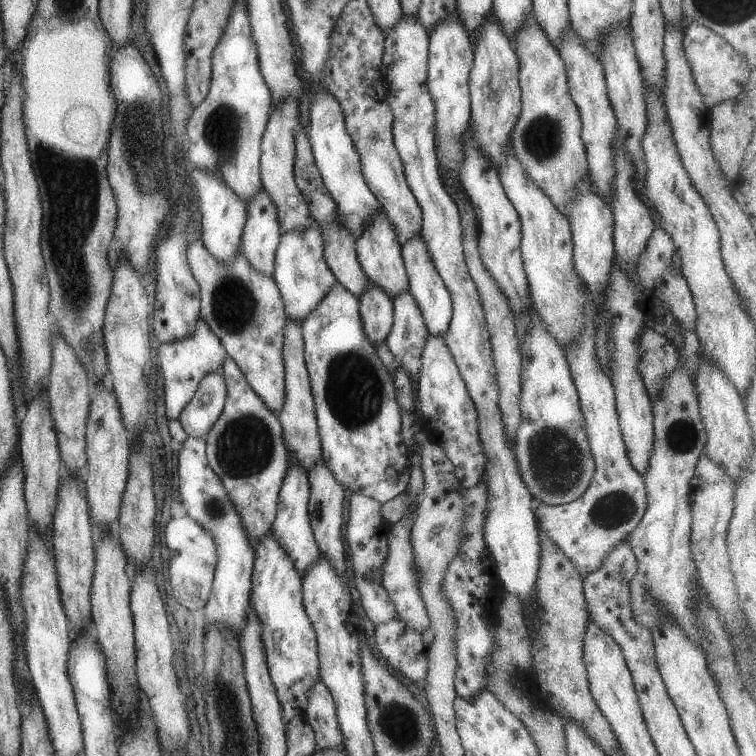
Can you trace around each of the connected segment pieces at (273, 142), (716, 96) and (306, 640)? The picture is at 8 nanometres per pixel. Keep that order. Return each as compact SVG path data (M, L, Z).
M285 98L285 102L279 102L273 110L270 110L269 120L265 124L265 130L260 142L260 164L259 176L261 187L265 194L273 200L279 232L285 233L289 230L305 230L318 228L317 222L311 218L307 205L294 181L294 133L299 125L299 102L295 98Z
M696 23L685 24L683 55L703 103L711 108L722 101L735 99L747 85L750 68L746 61L715 32Z
M269 533L256 539L253 547L249 604L261 624L265 668L281 707L281 720L287 724L294 716L303 716L309 687L320 682L318 646L315 631L303 608L302 582L293 560Z

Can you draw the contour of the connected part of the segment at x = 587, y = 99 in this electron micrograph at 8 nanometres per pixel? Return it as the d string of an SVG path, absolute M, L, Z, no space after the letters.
M571 27L561 34L556 50L564 65L566 86L570 98L579 112L582 125L580 136L584 145L590 178L596 194L608 202L608 183L614 174L610 141L615 134L616 119L606 94L602 67L596 56L586 50L584 42Z

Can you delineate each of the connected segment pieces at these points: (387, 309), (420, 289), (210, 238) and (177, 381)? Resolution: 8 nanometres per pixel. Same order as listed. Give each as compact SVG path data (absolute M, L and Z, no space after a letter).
M369 283L359 296L358 312L361 328L373 345L385 344L385 338L393 324L392 300L379 286Z
M414 236L400 246L400 255L403 260L405 274L407 274L408 293L415 300L415 304L425 324L429 336L443 338L452 316L452 303L448 290L439 277L433 262L430 261L429 252L425 248L425 242L420 236Z
M192 168L193 172L189 174L191 184L195 188L197 196L197 214L201 212L201 242L205 250L221 264L229 264L233 256L240 251L240 236L246 219L245 204L233 190L227 190L225 180L216 170L201 170L201 168Z
M201 317L195 322L195 328L189 334L189 338L185 336L177 342L159 344L157 358L159 358L159 366L161 366L160 370L163 374L163 406L165 406L168 420L178 420L183 406L193 396L199 381L206 374L218 372L225 357L226 352L223 345Z

